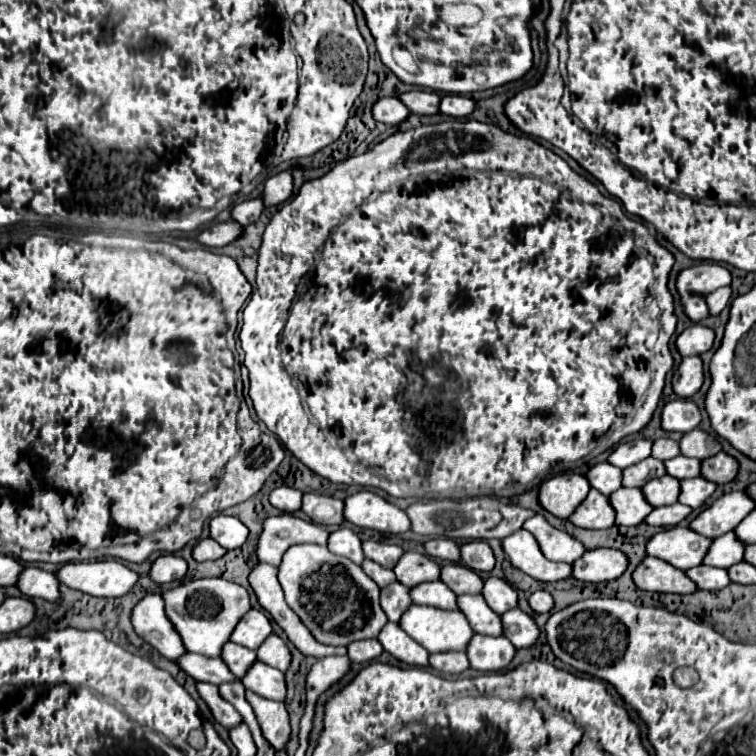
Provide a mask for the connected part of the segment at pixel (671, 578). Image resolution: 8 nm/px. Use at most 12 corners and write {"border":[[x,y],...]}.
{"border":[[646,556],[632,578],[640,590],[690,594],[686,572]]}

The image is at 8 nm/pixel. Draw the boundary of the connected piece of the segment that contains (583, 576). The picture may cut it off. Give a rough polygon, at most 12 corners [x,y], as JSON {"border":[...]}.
{"border":[[616,548],[588,550],[574,562],[574,578],[620,578],[628,556]]}

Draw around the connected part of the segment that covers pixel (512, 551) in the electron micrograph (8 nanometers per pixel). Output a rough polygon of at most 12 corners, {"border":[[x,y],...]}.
{"border":[[526,530],[504,538],[512,566],[536,580],[572,576],[572,566],[548,560]]}

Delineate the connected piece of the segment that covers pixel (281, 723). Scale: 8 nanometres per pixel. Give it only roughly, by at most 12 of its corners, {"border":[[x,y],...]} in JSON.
{"border":[[250,690],[264,738],[276,750],[290,742],[290,716],[284,702]]}

